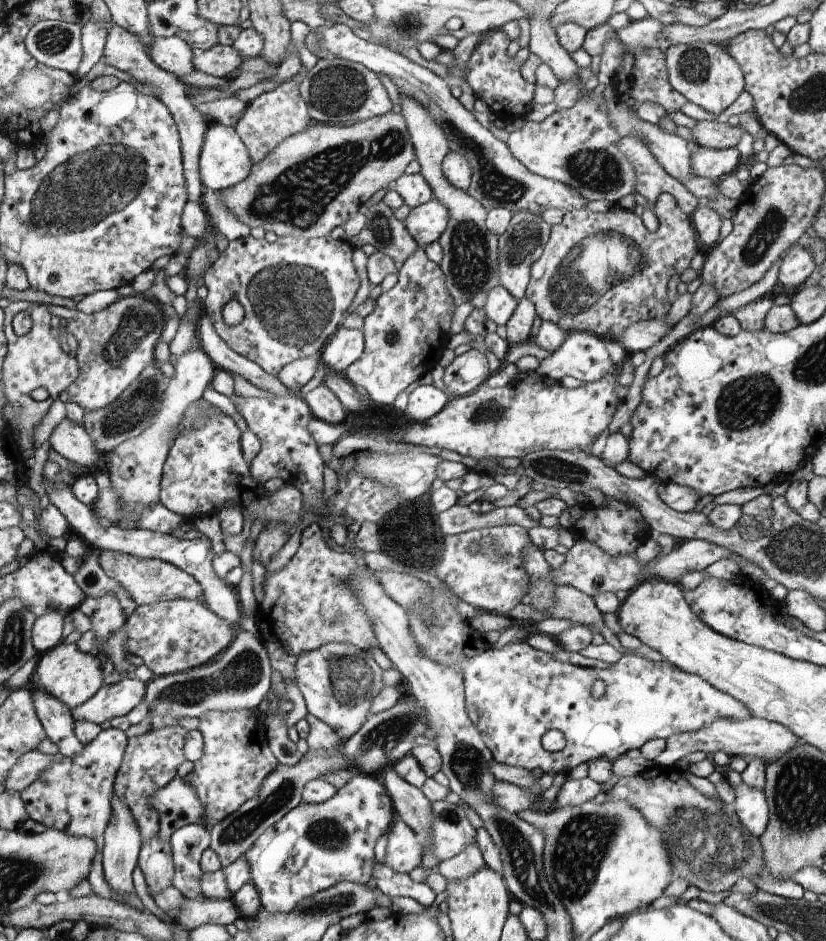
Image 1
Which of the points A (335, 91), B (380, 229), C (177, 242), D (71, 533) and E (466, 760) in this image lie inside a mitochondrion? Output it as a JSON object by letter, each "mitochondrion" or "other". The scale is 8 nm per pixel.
{"A":"mitochondrion","B":"mitochondrion","C":"other","D":"other","E":"mitochondrion"}

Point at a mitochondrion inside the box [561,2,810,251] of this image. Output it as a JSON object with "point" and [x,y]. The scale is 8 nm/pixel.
{"point":[693,66]}

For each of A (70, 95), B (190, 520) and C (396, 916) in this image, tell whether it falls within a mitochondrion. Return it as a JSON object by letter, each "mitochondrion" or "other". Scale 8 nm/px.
{"A":"other","B":"other","C":"other"}

